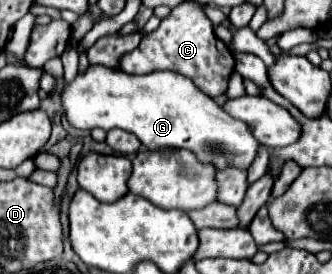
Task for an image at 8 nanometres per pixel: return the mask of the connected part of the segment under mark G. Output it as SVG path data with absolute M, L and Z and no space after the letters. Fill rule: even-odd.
M91 64L71 82L65 82L59 96L63 114L73 128L123 128L137 134L149 150L185 148L195 152L201 162L213 162L219 170L227 166L249 168L259 146L245 122L229 116L211 96L203 94L179 72L159 70L135 76L119 68Z

